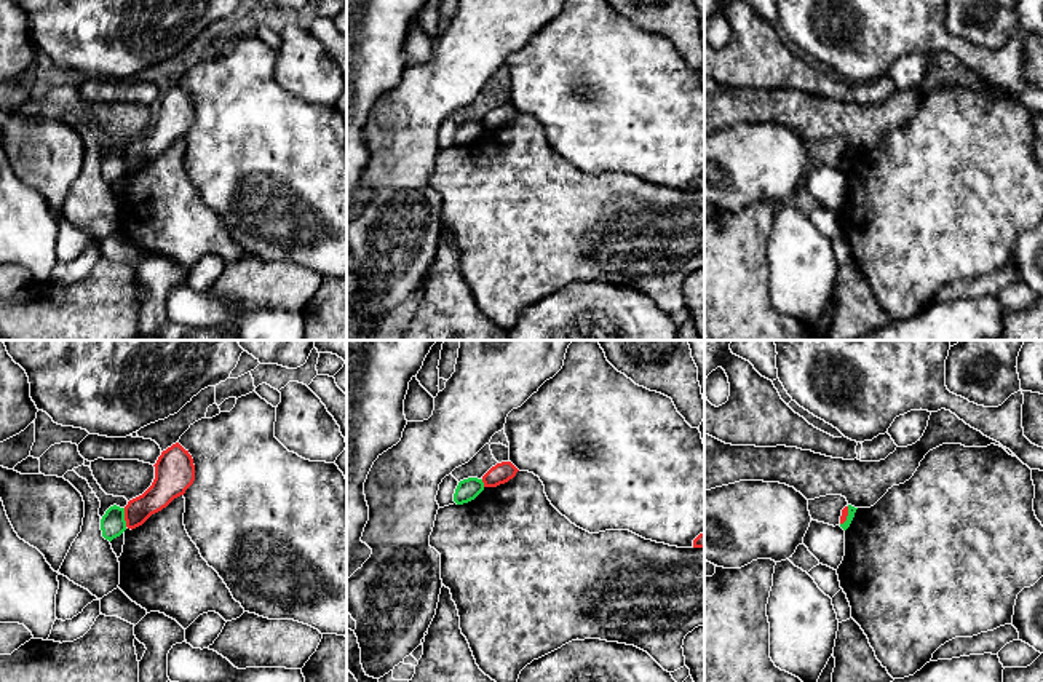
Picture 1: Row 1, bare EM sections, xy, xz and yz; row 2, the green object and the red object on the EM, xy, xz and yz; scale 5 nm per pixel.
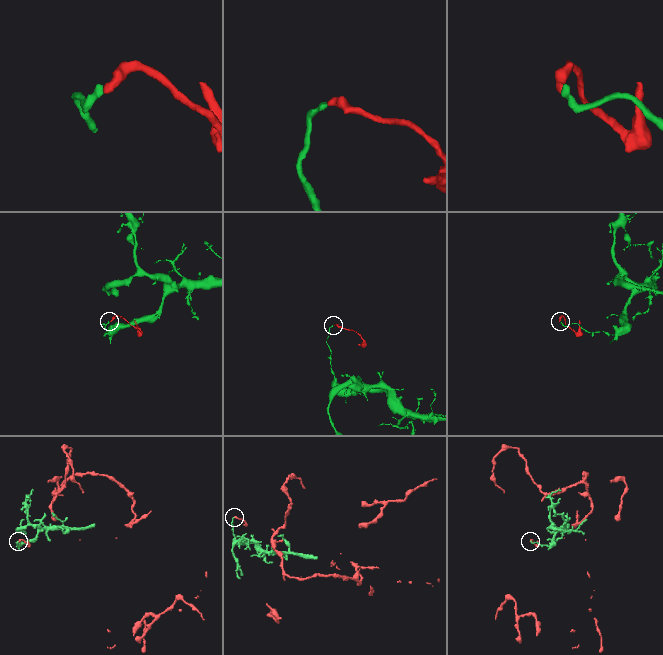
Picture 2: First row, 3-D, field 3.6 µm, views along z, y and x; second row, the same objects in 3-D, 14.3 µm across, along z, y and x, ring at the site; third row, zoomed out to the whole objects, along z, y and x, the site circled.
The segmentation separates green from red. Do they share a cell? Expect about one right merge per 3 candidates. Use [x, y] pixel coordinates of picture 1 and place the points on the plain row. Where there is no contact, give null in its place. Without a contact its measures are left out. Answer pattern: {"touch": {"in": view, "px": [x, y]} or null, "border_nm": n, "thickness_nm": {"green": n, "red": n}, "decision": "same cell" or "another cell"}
{"touch": {"in": "xy", "px": [123, 160]}, "border_nm": 100, "thickness_nm": {"green": 130, "red": 140}, "decision": "another cell"}

